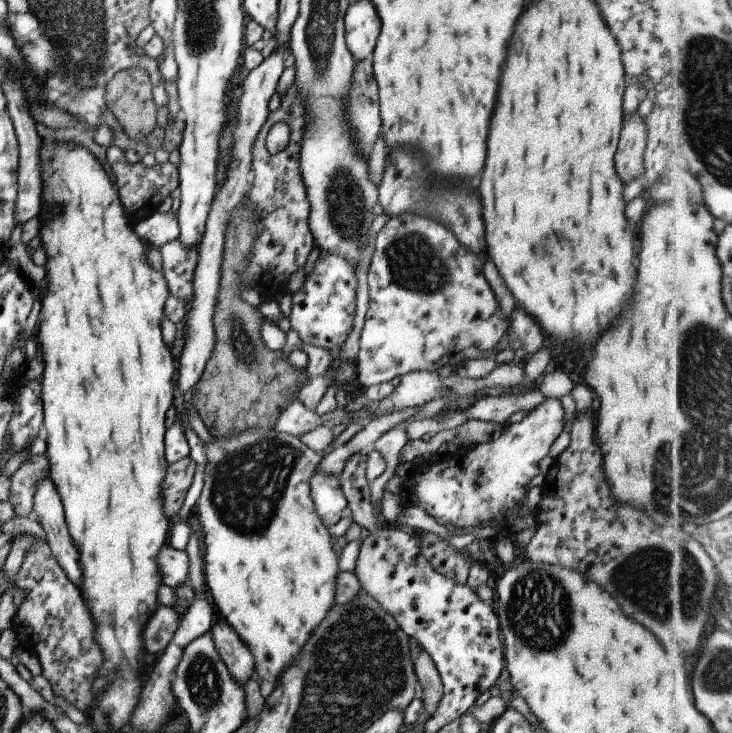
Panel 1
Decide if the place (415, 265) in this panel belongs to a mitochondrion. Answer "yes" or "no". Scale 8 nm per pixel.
yes

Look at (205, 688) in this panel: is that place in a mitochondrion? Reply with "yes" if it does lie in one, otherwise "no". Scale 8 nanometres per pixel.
yes

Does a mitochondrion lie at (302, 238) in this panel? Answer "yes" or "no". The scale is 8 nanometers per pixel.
no

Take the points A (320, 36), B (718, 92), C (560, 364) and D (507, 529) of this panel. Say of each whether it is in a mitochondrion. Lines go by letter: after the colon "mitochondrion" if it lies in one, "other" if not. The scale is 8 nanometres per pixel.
A: mitochondrion
B: mitochondrion
C: other
D: other

